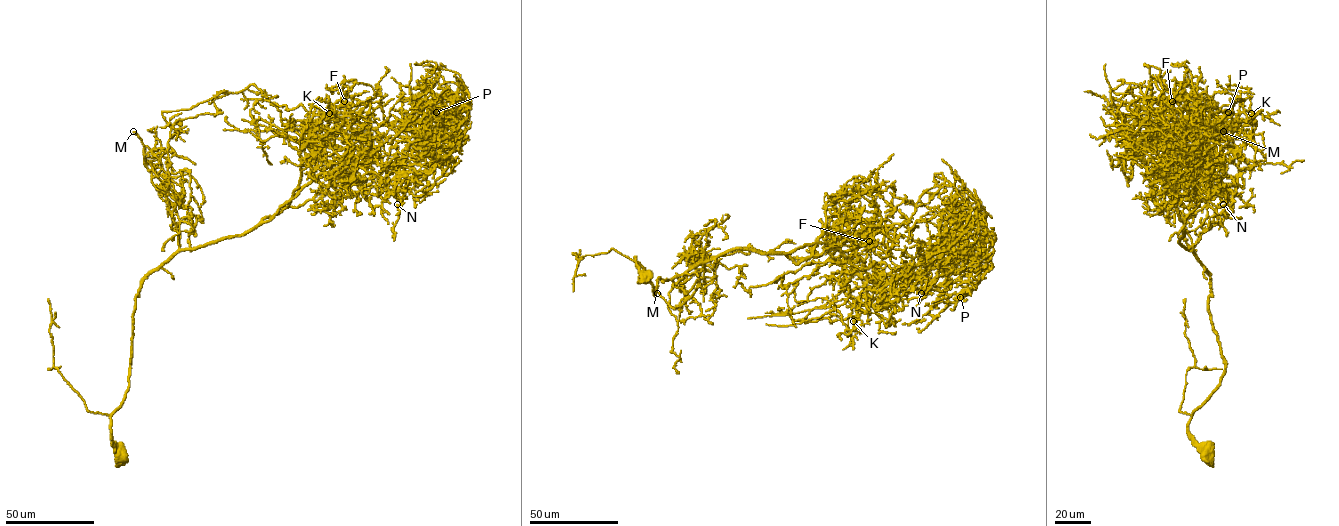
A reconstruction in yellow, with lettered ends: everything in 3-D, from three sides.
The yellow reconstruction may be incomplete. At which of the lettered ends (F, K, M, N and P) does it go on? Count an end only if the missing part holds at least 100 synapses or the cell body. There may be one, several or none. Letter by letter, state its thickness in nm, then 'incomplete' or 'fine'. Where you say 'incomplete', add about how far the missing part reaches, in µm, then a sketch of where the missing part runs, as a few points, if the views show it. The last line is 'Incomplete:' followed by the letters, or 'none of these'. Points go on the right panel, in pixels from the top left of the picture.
F: calibre 120 nm; fine
K: calibre 190 nm; fine
M: calibre 240 nm; incomplete; missing 100 µm; course (1223, 131), (1217, 134), (1216, 146), (1226, 184), (1198, 216), (1187, 221), (1176, 219)
N: calibre 280 nm; fine
P: calibre 130 nm; fine
Incomplete: M

